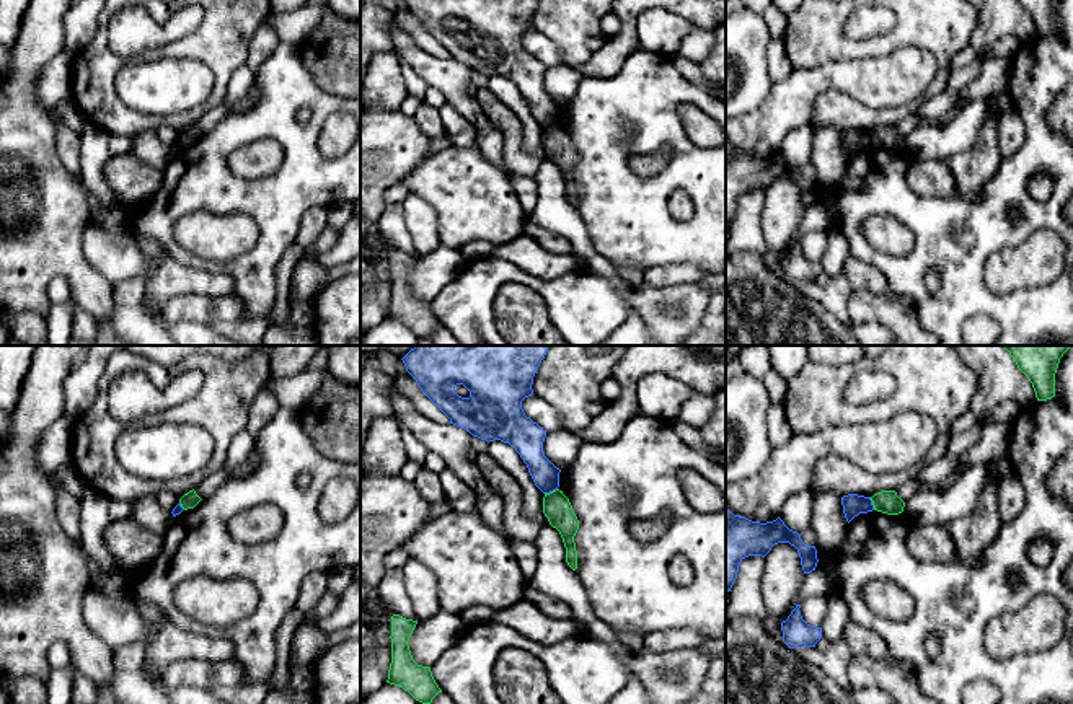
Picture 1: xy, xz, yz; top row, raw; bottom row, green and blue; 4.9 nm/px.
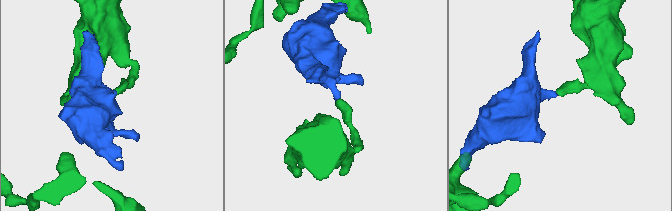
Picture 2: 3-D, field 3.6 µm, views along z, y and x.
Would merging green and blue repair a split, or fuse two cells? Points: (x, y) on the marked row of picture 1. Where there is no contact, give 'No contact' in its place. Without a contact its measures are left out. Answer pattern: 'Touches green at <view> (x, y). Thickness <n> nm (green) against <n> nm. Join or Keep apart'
Touches green at xz (550, 492). Thickness 140 nm (green) against 140 nm. Keep apart

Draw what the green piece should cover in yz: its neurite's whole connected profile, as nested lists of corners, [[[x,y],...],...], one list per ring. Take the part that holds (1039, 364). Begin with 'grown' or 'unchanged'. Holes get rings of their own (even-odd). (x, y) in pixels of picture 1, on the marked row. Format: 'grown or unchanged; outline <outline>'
unchanged; outline [[[1005,345],[1018,368],[1029,378],[1037,401],[1055,396],[1055,373],[1071,345]]]

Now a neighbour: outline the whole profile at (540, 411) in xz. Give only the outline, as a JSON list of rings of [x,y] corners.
[[[532,394],[522,401],[522,409],[527,417],[536,422],[546,433],[561,429],[561,416],[556,407],[553,407],[543,398]]]

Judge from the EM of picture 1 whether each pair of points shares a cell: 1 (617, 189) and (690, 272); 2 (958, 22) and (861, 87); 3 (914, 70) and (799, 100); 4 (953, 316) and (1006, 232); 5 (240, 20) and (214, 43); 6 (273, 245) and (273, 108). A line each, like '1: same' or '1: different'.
1: different
2: different
3: same
4: same
5: same
6: same

